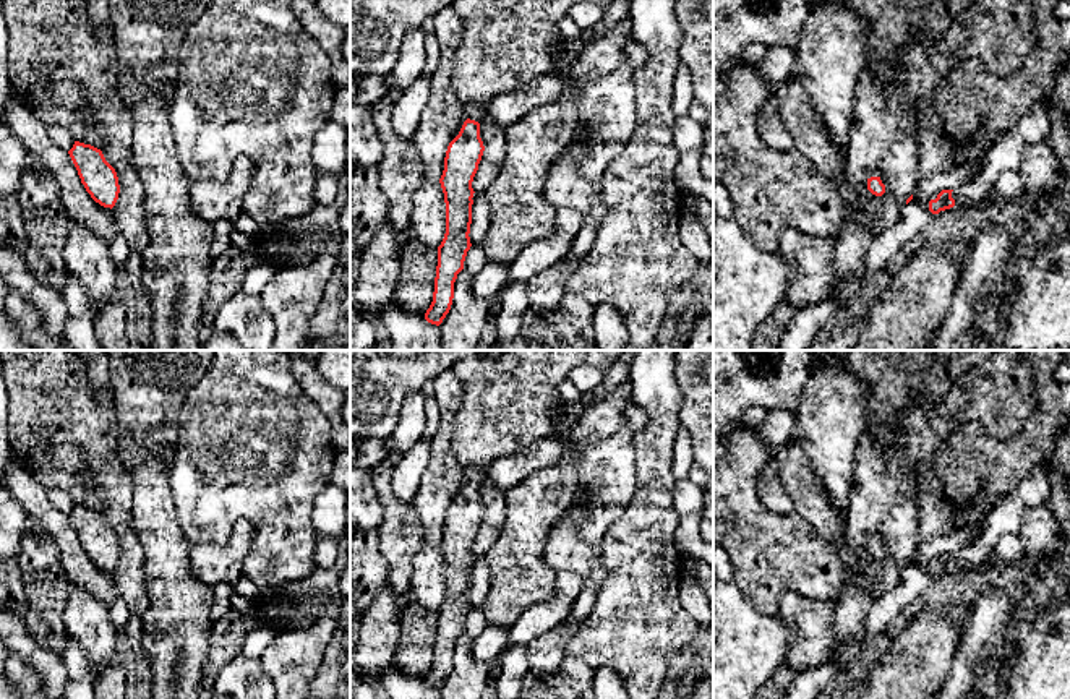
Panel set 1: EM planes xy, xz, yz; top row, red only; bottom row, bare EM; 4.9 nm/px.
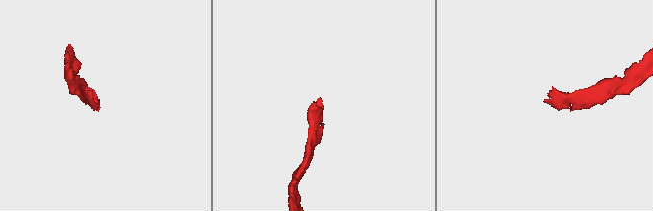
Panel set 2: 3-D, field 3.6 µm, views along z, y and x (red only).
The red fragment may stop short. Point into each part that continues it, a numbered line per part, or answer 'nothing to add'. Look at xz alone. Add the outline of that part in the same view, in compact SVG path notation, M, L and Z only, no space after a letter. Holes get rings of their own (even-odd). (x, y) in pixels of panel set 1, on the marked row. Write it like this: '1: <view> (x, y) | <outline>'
1: xz (472, 111) | M469 104L469 105L465 105L465 115L467 115L467 118L480 123L483 120L483 117L486 115L486 112L483 107L480 107L477 104Z

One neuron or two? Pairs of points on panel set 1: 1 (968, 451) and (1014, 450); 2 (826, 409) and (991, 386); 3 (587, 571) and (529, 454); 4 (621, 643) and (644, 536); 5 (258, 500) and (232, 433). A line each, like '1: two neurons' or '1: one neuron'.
1: one neuron
2: two neurons
3: two neurons
4: one neuron
5: one neuron

